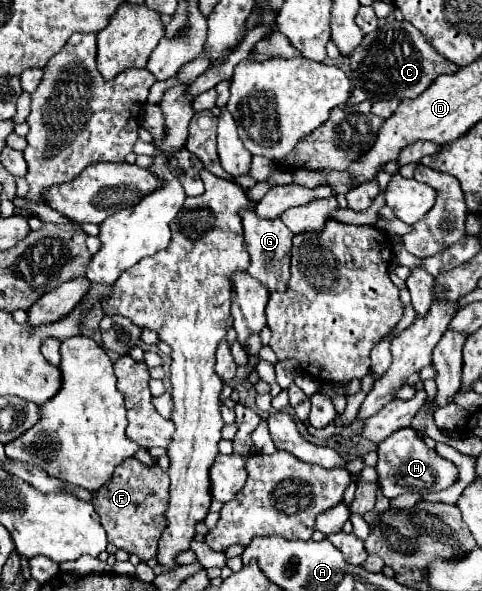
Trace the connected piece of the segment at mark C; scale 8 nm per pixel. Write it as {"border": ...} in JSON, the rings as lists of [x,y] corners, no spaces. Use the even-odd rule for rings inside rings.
{"border":[[[387,19],[377,31],[365,35],[363,43],[351,57],[353,93],[347,103],[383,101],[383,99],[413,99],[421,95],[439,75],[451,75],[459,67],[439,55],[431,43],[407,21]]]}

